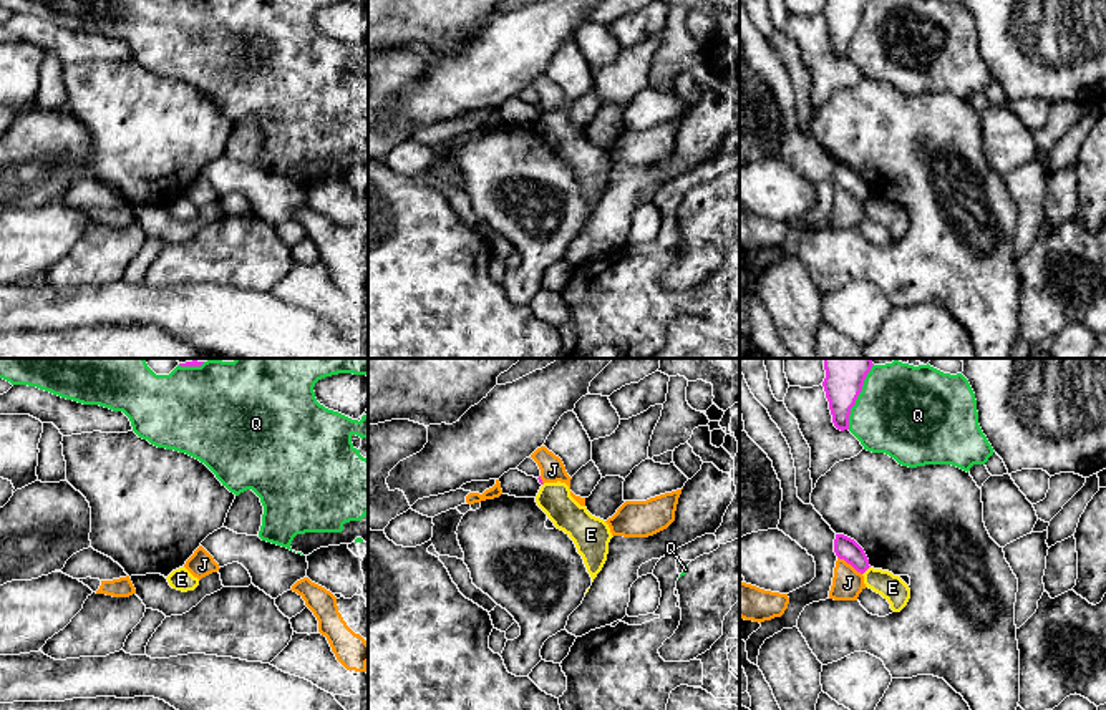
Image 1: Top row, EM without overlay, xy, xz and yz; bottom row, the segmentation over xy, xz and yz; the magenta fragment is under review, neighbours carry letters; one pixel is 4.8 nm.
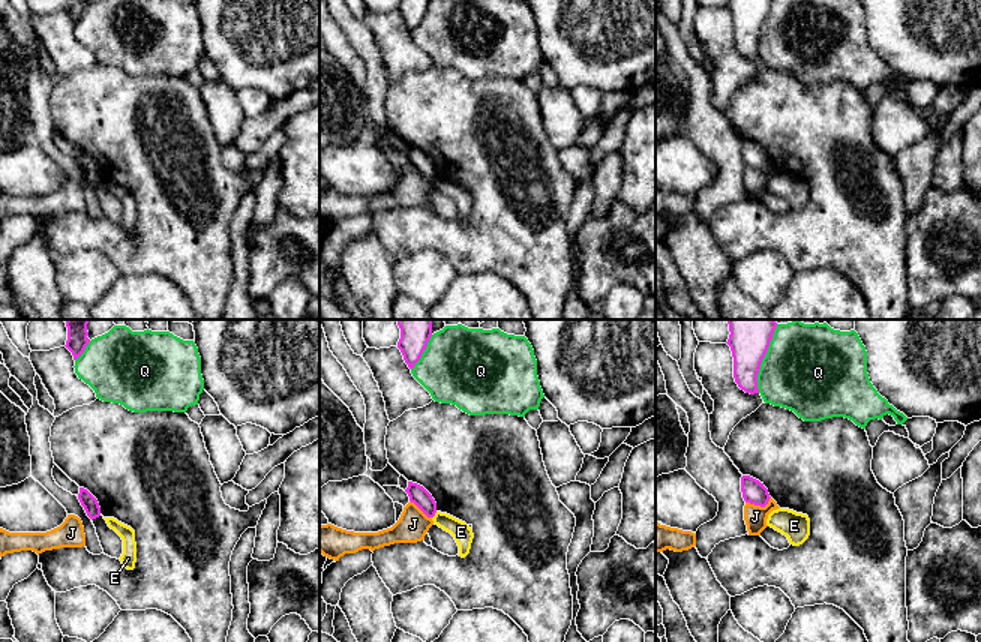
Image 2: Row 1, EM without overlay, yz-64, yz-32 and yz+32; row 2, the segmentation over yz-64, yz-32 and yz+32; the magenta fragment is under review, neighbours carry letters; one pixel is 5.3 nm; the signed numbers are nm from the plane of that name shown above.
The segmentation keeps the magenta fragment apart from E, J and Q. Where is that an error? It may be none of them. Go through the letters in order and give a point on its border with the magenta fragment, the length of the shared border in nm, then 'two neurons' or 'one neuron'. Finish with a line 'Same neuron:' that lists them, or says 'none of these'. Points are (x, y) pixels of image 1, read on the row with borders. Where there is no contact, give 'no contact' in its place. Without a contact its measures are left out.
E: yz (866, 569) | 60 nm | two neurons
J: yz (849, 563) | 150 nm | two neurons
Q: yz (858, 395) | 340 nm | two neurons
Same neuron: none of these

